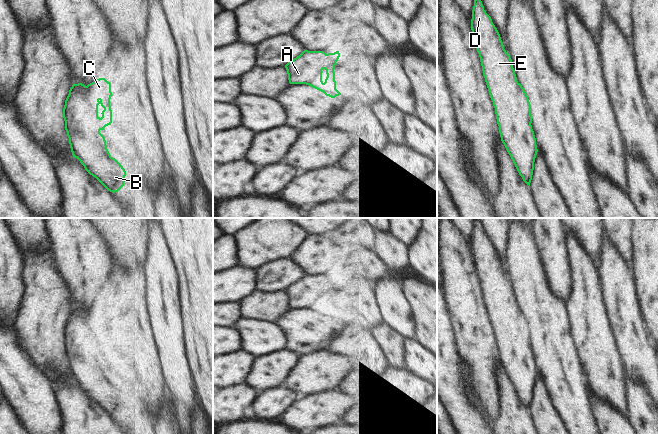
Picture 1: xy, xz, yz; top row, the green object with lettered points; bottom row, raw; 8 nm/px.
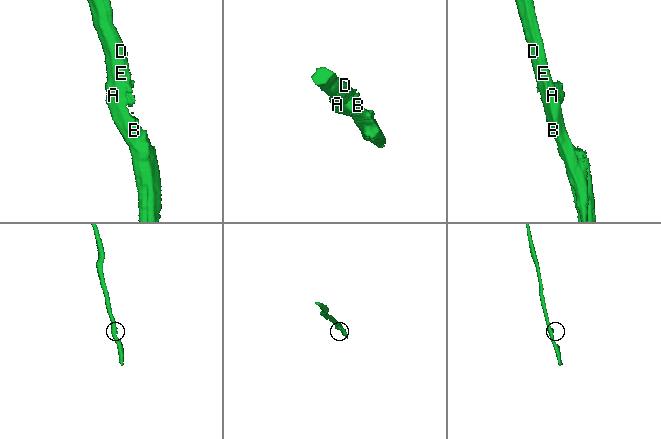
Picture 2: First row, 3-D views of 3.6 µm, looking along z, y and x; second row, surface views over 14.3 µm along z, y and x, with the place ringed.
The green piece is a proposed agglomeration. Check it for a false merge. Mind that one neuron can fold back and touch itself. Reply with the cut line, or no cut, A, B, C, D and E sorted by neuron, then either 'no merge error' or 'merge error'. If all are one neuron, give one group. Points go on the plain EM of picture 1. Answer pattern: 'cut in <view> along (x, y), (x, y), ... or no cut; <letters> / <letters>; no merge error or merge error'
no cut; A B C D E; no merge error

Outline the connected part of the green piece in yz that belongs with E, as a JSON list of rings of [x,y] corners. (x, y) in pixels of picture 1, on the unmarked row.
[[[475,218],[472,234],[471,254],[480,281],[483,300],[495,332],[501,365],[510,379],[519,399],[530,410],[534,386],[538,376],[532,353],[531,329],[528,320],[517,305],[510,279],[504,273],[500,258],[491,241],[484,234],[481,222]]]

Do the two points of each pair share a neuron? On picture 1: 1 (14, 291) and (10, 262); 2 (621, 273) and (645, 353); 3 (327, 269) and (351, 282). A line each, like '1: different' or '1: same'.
1: same
2: same
3: different

